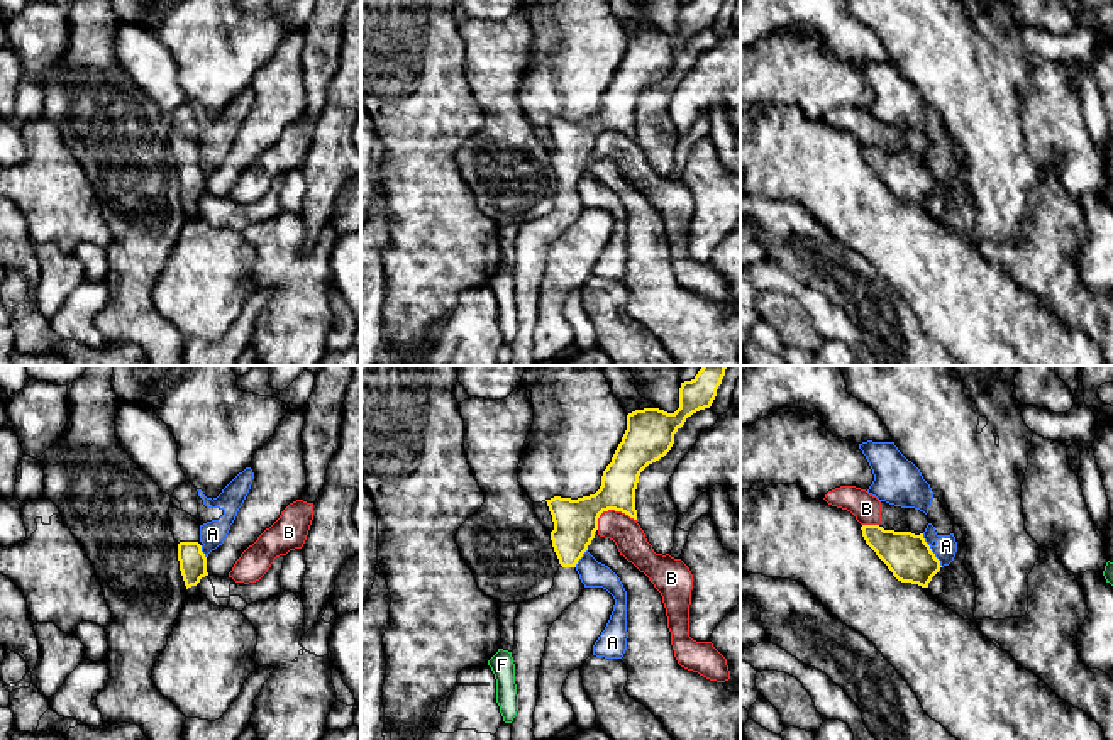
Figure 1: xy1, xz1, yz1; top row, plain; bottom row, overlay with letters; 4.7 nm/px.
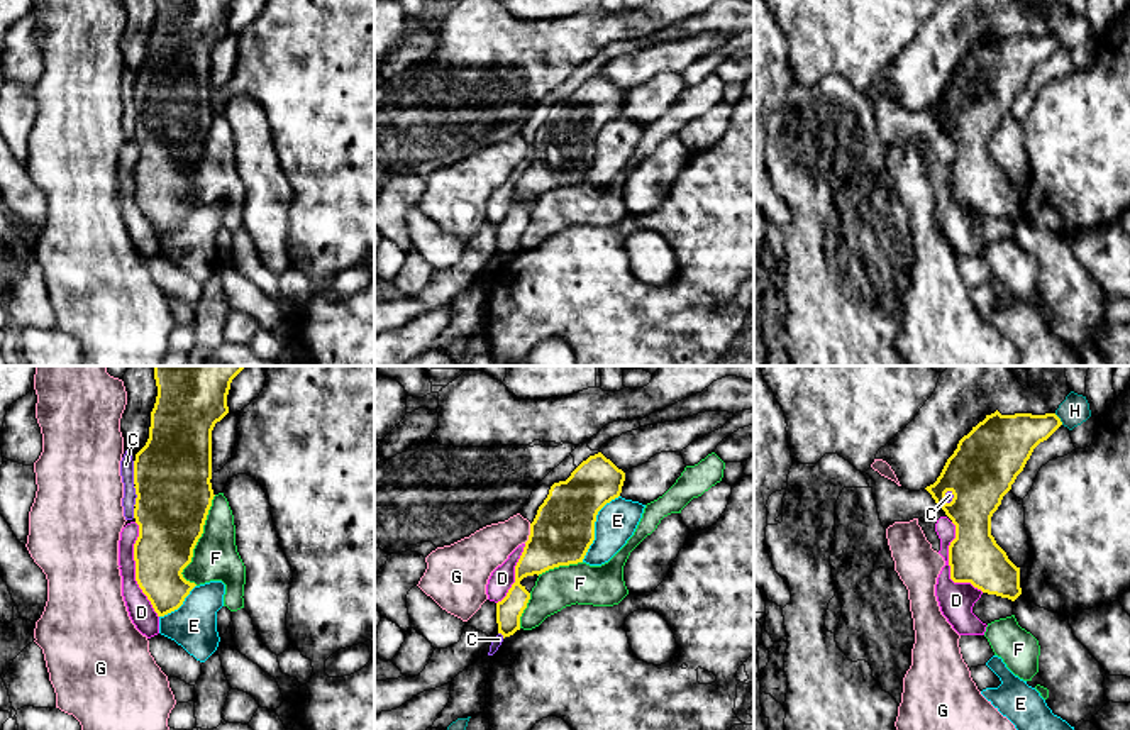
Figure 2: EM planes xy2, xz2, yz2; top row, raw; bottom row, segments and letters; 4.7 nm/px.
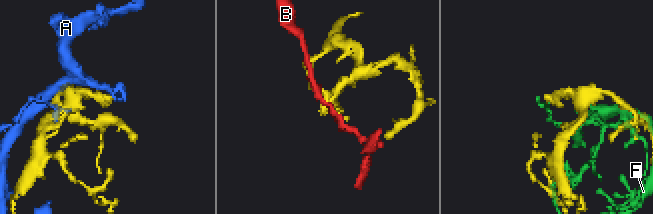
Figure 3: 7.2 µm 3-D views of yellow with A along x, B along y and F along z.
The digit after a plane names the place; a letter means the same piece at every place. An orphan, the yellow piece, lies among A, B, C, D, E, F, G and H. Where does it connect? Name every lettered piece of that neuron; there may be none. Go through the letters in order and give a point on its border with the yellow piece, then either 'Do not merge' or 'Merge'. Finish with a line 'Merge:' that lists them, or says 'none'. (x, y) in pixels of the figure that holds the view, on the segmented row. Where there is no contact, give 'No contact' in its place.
A: Touches yellow at yz1 (930, 551). Do not merge
B: Touches yellow at xz1 (610, 508). Do not merge
C: Touches yellow at xy2 (134, 473). Do not merge
D: Touches yellow at xy2 (136, 569). Do not merge
E: Touches yellow at xz2 (593, 527). Do not merge
F: Touches yellow at xy2 (197, 541). Do not merge
G: Touches yellow at xz2 (531, 534). Do not merge
H: Touches yellow at yz2 (1059, 419). Do not merge
Merge: none

